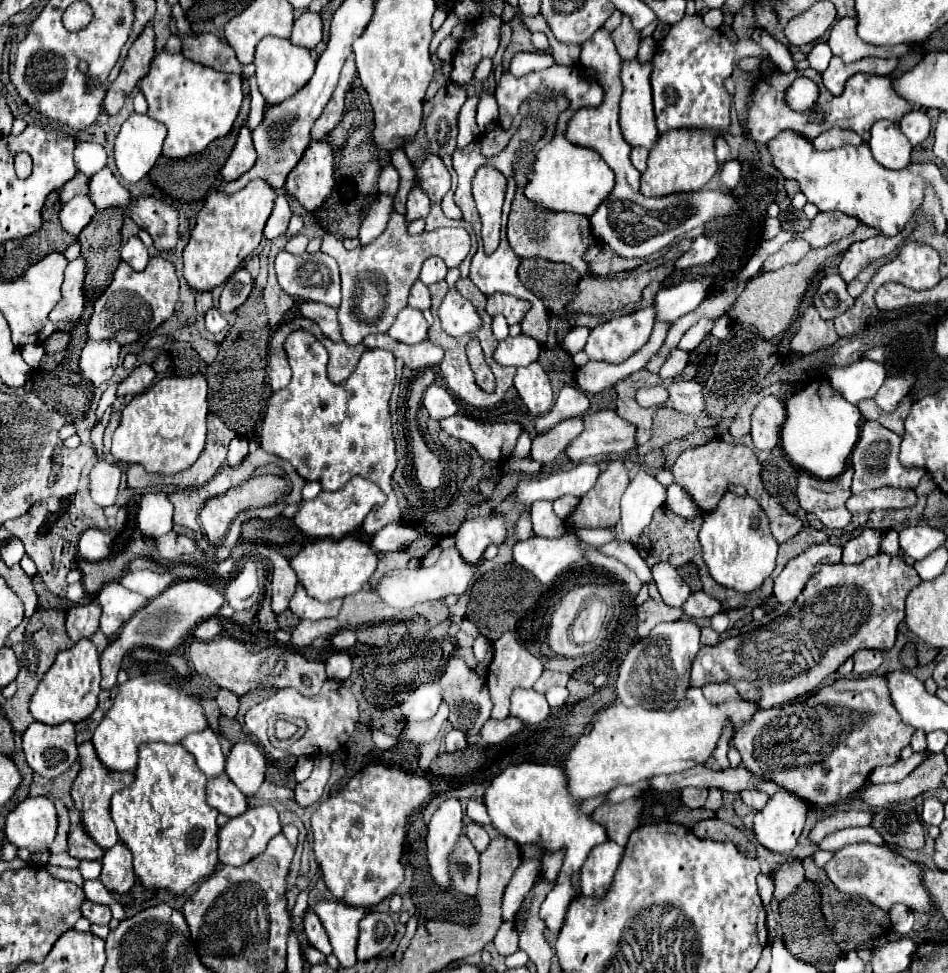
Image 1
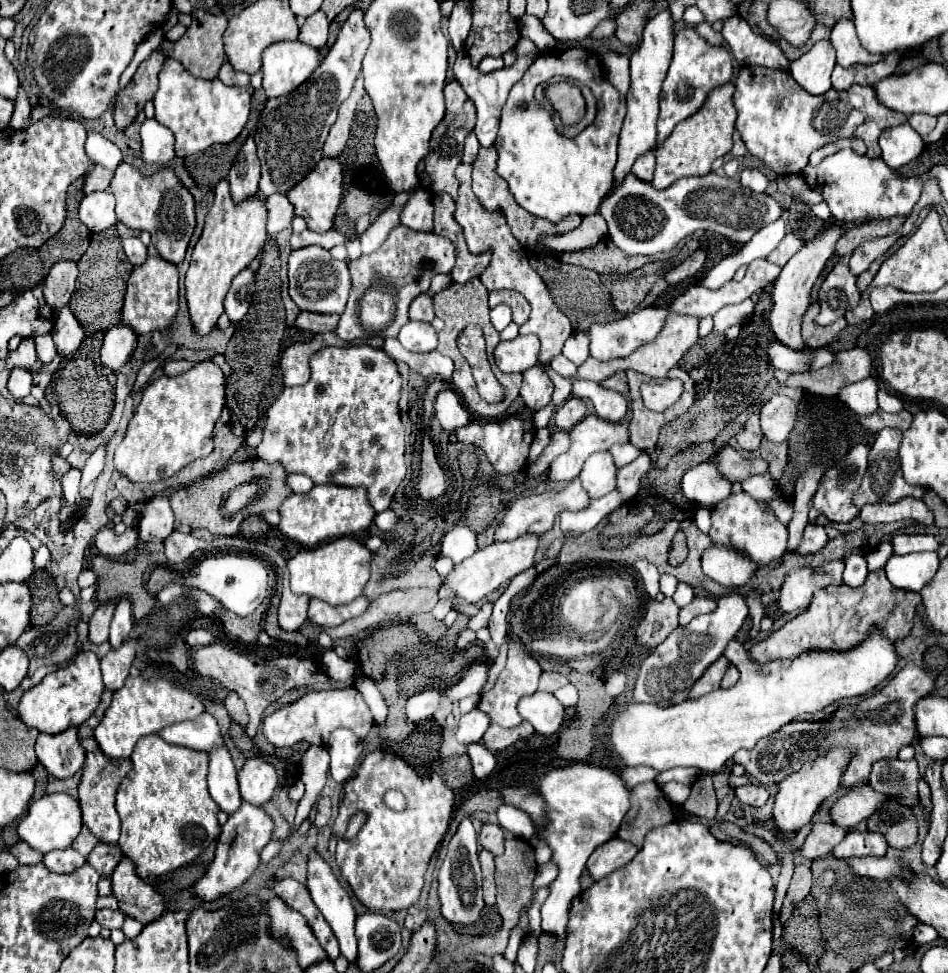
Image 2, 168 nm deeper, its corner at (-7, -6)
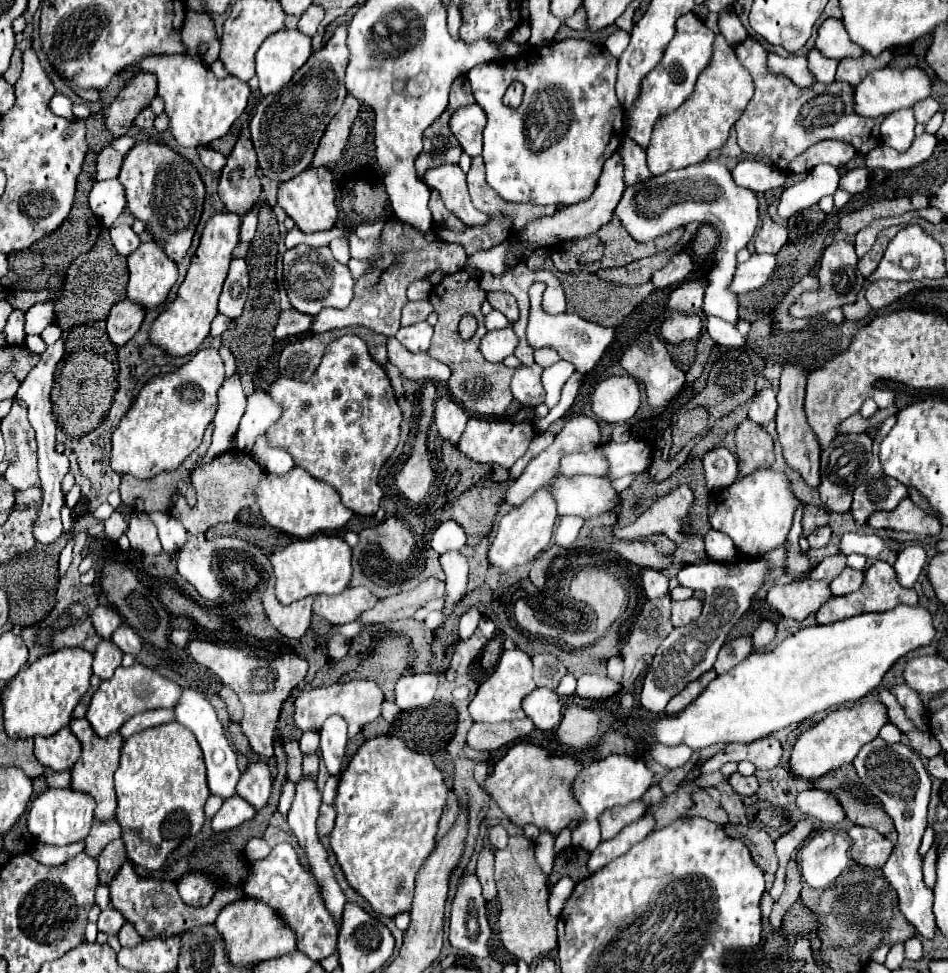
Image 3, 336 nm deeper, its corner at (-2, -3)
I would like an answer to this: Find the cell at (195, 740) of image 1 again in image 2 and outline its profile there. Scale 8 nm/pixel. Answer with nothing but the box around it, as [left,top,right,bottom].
[159,713,223,751]

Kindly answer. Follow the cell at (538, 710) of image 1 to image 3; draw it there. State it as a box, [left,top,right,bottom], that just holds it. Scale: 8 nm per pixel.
[522,688,562,730]

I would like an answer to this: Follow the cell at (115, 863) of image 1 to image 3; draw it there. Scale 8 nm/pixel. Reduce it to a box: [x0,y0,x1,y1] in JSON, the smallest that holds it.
[110,860,242,938]

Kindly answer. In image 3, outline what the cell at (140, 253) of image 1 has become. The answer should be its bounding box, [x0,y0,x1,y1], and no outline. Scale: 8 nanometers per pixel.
[110,226,140,256]

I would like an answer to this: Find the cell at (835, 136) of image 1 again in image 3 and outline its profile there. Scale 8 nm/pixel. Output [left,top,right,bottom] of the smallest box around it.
[790,140,856,174]

